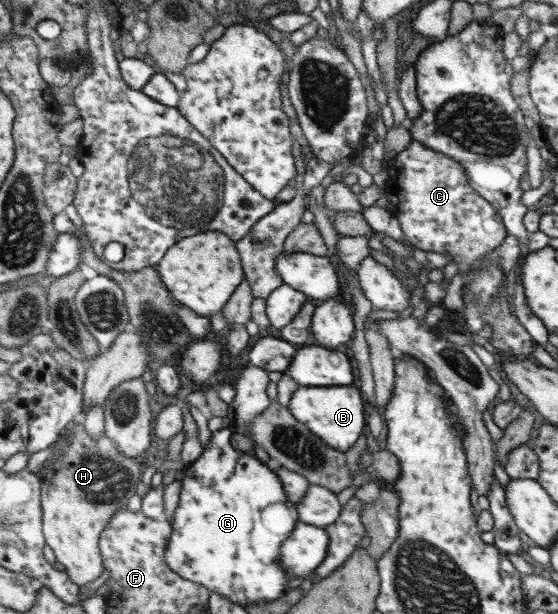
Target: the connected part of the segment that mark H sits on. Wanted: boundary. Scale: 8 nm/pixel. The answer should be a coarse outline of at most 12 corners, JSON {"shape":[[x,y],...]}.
{"shape":[[82,422],[43,483],[43,533],[72,582],[107,570],[99,540],[142,464]]}

